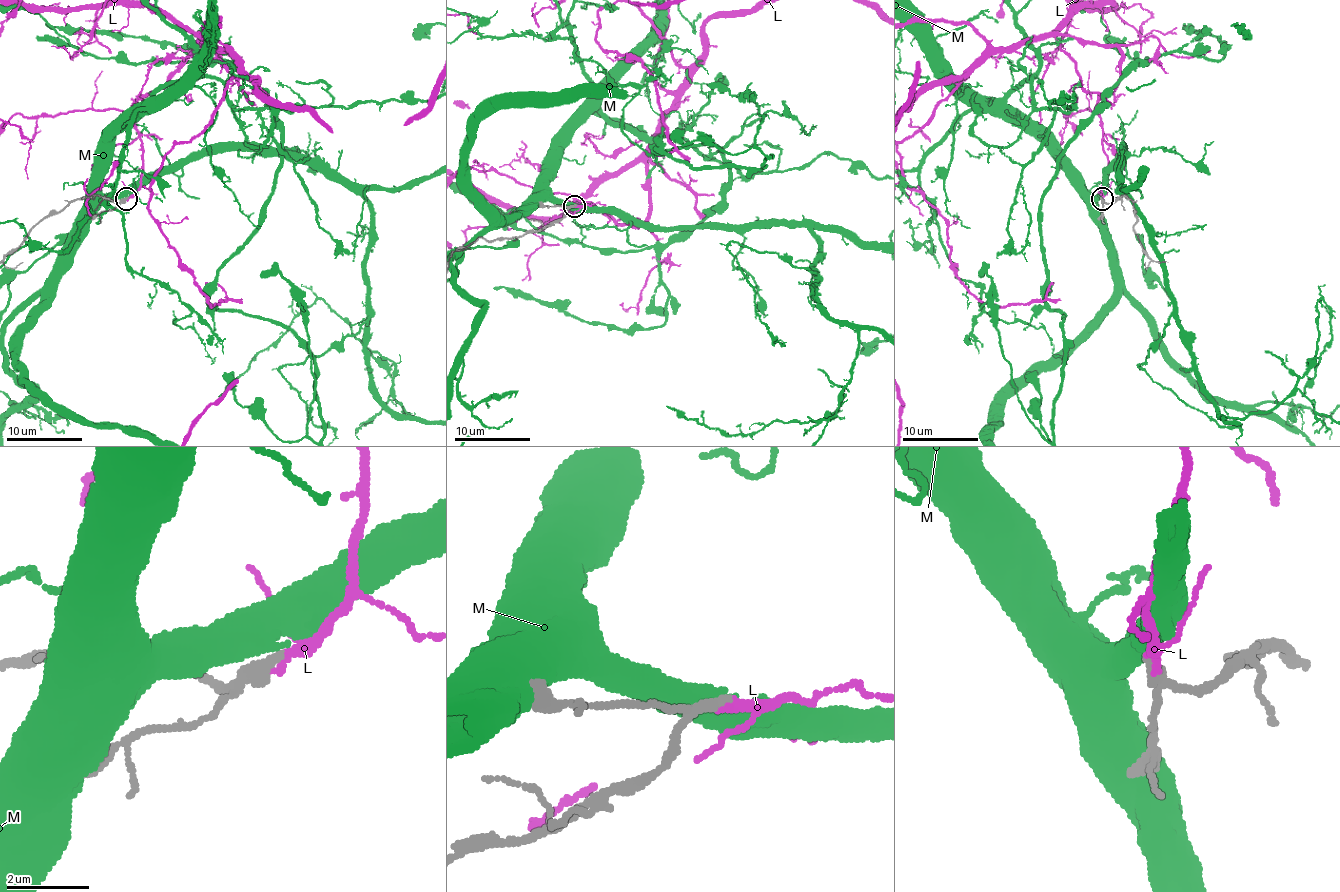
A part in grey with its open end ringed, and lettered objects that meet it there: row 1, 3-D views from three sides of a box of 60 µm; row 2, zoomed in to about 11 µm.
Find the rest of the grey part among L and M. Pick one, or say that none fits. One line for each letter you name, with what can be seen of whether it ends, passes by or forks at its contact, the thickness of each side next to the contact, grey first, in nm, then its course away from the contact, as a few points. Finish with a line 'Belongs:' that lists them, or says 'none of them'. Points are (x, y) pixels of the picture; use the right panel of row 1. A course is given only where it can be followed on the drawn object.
L: it passes by; 260 nm thick on the grey side, 200 nm on the other
Belongs: L

